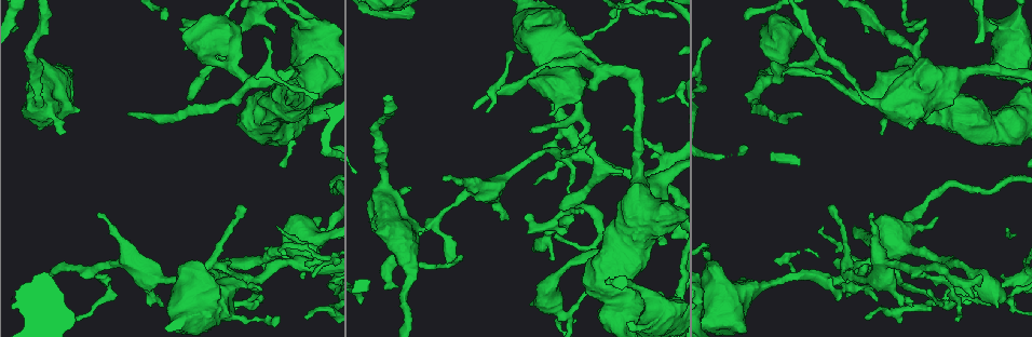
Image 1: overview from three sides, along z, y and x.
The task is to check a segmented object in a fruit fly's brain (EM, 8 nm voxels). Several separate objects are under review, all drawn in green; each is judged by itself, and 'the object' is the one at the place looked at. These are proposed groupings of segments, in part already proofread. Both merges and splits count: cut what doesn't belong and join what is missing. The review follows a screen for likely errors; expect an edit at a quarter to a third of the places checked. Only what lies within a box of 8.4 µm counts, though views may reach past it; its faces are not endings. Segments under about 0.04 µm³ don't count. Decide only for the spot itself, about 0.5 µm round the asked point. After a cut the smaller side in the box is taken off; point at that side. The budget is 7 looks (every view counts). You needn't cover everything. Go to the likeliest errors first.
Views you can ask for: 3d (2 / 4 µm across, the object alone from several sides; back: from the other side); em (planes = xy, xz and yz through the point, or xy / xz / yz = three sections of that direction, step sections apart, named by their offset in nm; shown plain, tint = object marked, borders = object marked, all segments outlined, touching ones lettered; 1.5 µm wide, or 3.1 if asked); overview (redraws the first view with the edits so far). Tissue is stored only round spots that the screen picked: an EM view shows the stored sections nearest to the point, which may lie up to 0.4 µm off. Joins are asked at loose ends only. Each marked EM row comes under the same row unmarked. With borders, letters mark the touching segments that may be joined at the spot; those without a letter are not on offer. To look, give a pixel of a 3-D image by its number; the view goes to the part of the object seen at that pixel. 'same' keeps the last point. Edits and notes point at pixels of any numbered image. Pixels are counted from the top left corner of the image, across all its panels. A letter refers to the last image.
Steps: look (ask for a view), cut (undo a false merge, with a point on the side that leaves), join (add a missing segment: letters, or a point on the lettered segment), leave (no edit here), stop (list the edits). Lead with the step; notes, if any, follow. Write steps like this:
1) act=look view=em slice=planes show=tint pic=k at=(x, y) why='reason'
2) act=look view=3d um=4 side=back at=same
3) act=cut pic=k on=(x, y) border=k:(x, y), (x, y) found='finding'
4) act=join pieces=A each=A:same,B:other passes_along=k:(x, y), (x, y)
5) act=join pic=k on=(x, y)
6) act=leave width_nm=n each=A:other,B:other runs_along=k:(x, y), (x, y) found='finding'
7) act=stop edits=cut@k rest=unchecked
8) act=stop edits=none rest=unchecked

act=look view=em slice=planes show=borders pic=1 at=(560, 313) why='sharp bend'

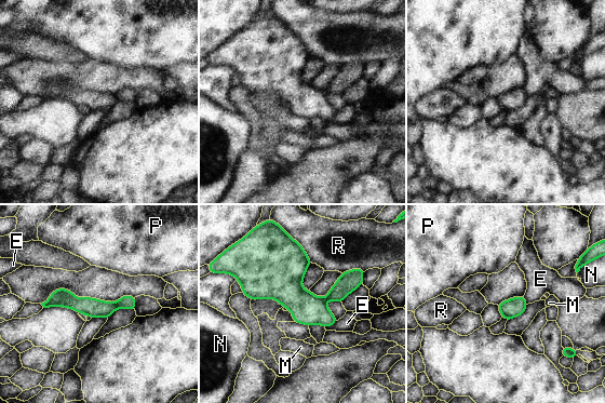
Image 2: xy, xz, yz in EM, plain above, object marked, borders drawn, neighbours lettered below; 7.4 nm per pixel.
act=cut pic=2 on=(92, 307) longest_contact=R:340nm each=E:other,M:other,N:other,P:other,R:other part_leaving=2:(45, 305), (71, 301), (113, 307) found='a second cell is stuck on'

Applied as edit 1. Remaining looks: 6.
act=look view=em slice=planes show=borders pic=1 at=(419, 263)

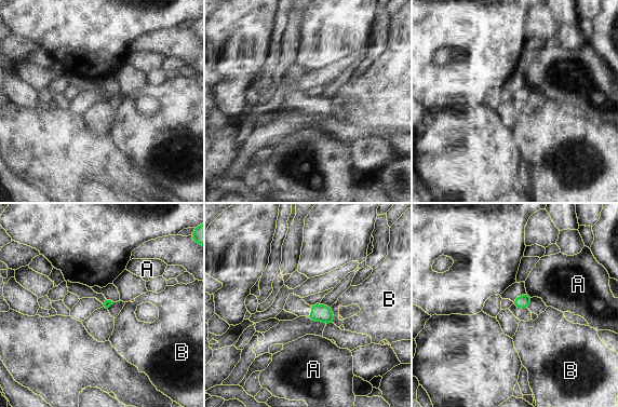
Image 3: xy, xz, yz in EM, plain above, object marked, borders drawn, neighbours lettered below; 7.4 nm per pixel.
act=leave longest_contact=B:140nm each=A:other,B:other border=3:(331, 306), (334, 323) found='no lettered segment goes on from it'

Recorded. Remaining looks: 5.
act=look view=3d um=2 pic=1 at=(305, 318) why='end of a long branch'

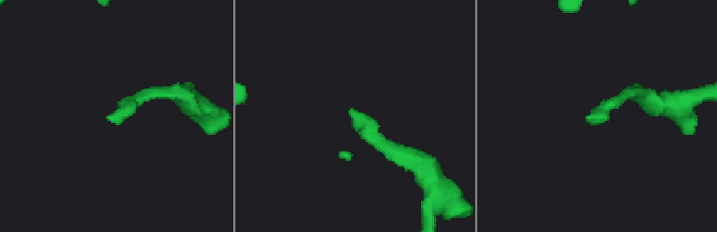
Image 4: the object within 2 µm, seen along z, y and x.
act=look view=em slice=planes show=borders pic=4 at=(111, 122)

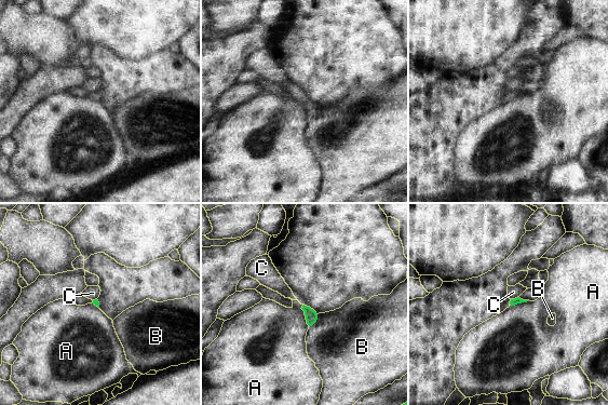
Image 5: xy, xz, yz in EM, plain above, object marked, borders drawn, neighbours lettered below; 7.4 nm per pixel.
act=join pieces=C longest_contact=A:190nm each=A:other,B:other,C:same passes_along=5:(517, 300), (515, 298), (513, 292) found='it goes on there'

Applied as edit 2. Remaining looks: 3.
act=stop edits=cut@2,join@5 rest=unchecked

